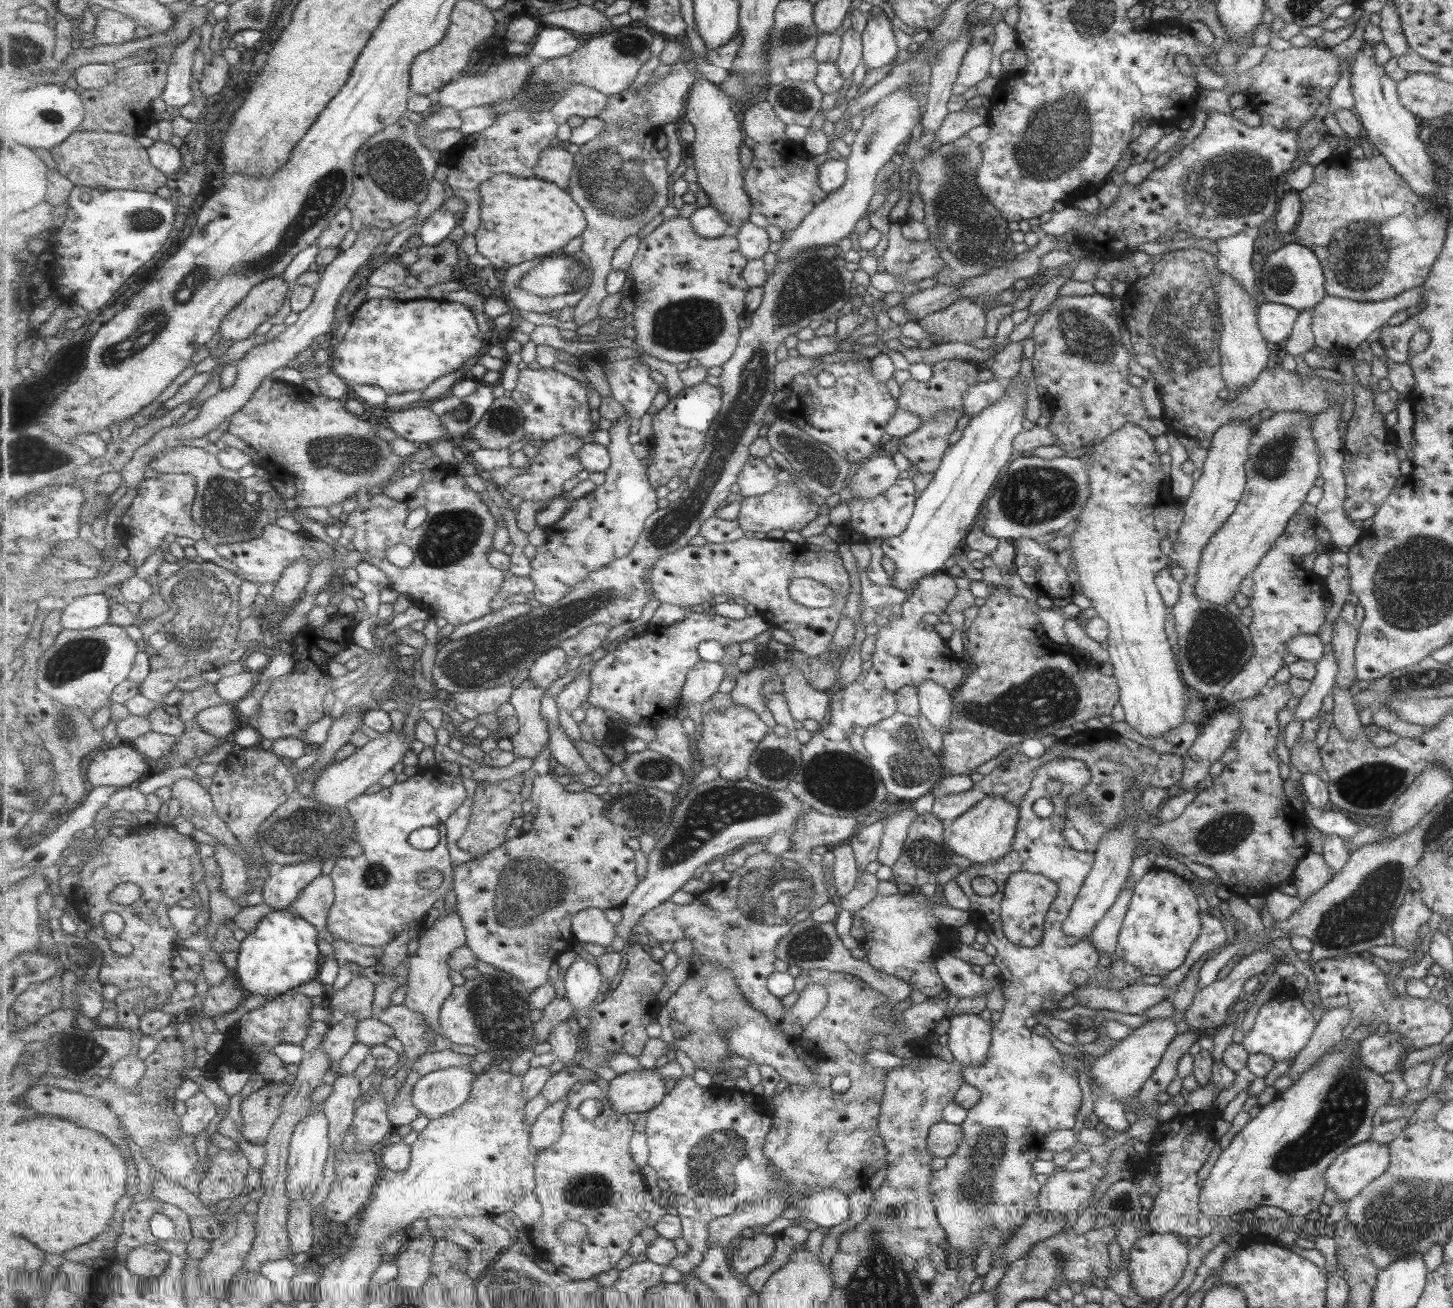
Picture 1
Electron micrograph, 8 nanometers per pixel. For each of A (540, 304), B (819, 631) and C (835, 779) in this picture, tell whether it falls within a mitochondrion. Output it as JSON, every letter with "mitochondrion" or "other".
{"A":"mitochondrion","B":"other","C":"mitochondrion"}

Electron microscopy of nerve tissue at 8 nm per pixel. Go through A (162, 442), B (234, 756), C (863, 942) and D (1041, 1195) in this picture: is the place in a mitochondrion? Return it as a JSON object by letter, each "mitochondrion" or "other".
{"A":"other","B":"other","C":"other","D":"other"}

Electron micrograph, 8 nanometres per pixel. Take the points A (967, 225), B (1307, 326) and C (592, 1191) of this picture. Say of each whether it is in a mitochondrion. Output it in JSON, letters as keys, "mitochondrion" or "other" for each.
{"A":"mitochondrion","B":"other","C":"mitochondrion"}

